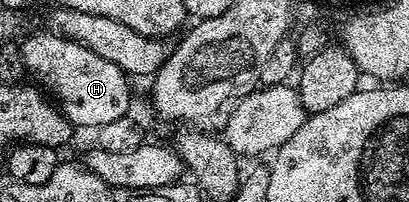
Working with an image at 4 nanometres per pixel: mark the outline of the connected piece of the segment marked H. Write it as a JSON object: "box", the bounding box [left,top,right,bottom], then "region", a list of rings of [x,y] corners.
{"box":[19,32,132,131],"region":[[[46,32],[31,33],[22,38],[19,54],[23,56],[24,70],[30,76],[32,73],[40,86],[47,85],[46,92],[71,120],[72,126],[84,125],[91,131],[97,125],[113,123],[113,119],[121,119],[132,112],[132,82],[117,63],[109,63],[109,59],[103,59],[97,51],[89,51],[89,47],[62,37],[60,33]]]}

